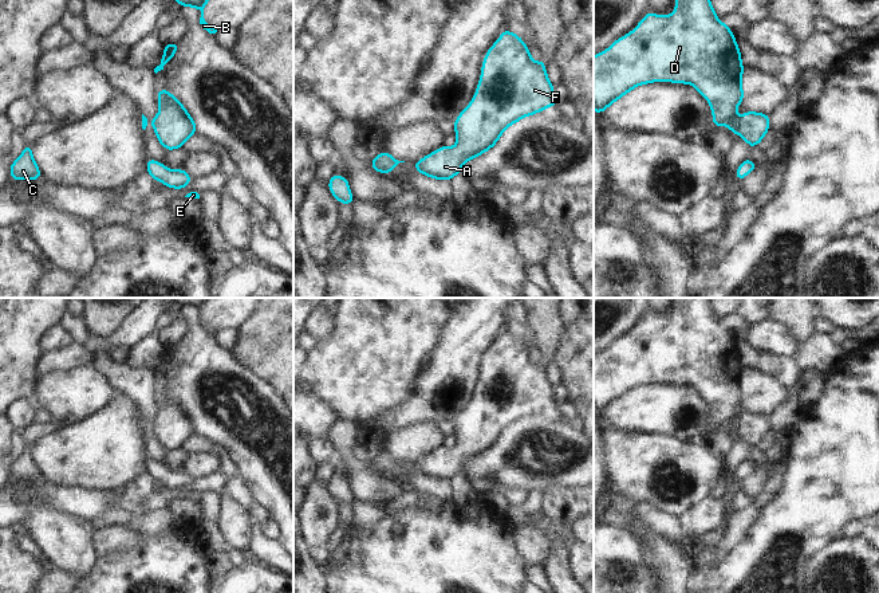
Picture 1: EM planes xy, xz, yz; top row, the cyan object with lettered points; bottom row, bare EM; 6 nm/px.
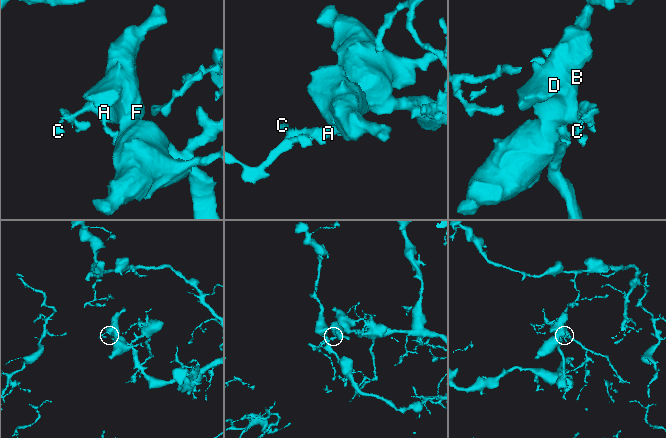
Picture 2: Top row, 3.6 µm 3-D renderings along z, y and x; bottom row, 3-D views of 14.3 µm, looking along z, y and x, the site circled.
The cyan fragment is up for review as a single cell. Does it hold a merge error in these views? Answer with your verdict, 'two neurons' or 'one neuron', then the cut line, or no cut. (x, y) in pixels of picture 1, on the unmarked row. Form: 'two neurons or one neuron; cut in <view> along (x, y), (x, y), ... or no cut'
one neuron; no cut

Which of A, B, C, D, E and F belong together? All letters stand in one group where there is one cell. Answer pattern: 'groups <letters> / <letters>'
groups A B C D E F

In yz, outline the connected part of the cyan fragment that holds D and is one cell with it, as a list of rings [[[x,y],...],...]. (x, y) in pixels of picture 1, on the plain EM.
[[[677,298],[673,315],[658,317],[650,311],[634,331],[594,357],[594,411],[598,415],[604,412],[638,385],[658,381],[689,384],[712,407],[714,429],[726,425],[754,448],[769,431],[769,416],[745,412],[742,417],[736,417],[736,409],[744,398],[744,370],[732,330],[717,321],[709,298]]]

